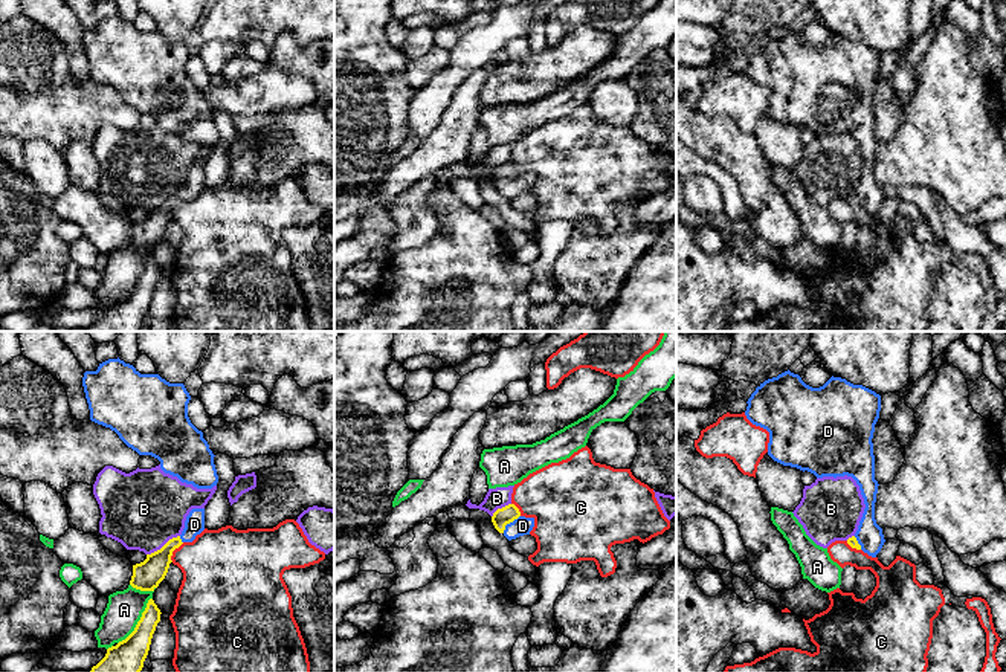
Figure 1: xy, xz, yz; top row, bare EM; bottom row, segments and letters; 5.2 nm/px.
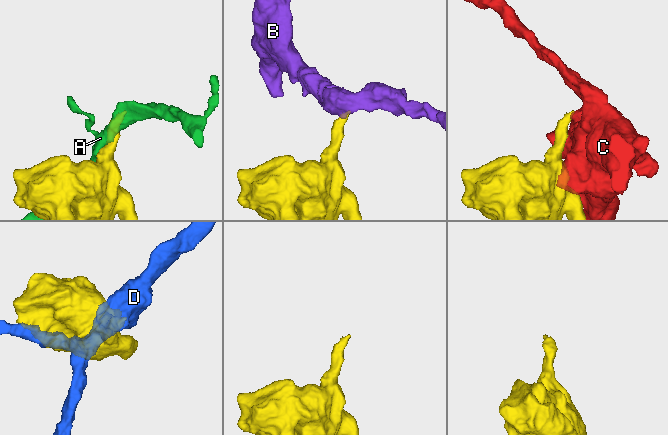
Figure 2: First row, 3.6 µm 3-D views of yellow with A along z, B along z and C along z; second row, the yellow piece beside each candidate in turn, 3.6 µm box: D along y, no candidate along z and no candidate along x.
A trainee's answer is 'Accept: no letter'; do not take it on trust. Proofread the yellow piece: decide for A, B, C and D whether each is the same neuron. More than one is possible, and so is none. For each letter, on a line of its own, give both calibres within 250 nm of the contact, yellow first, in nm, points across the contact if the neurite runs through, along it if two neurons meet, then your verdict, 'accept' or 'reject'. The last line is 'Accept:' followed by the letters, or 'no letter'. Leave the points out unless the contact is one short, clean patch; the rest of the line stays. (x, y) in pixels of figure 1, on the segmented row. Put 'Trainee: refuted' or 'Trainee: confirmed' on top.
Trainee: refuted
A: 170 nm thick on the yellow side, 190 nm on the other; reject
B: 150 nm thick on the yellow side, 420 nm on the other; border along xy (179, 535), (147, 555); reject
C: 150 nm thick on the yellow side, 380 nm on the other; border along xy (183, 542), (173, 552), (171, 561); reject
D: 90 nm thick on the yellow side, 100 nm on the other; runs through xz (506, 515), (509, 523), (522, 526); accept
Accept: D

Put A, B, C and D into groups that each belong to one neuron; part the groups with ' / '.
A / B / C / D

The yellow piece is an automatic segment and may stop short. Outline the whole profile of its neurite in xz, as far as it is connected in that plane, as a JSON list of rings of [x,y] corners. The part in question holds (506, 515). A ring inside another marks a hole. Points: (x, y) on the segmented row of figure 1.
[[[514,504],[498,509],[492,516],[492,522],[508,541],[530,535],[534,527],[534,518],[522,516]]]

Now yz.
[[[789,370],[760,383],[748,399],[746,418],[769,432],[768,455],[783,464],[808,470],[817,478],[852,477],[864,498],[864,513],[856,533],[847,539],[852,548],[872,557],[881,551],[885,539],[875,519],[878,481],[875,480],[873,432],[879,418],[881,396],[841,377],[830,377],[823,386],[806,385]]]

